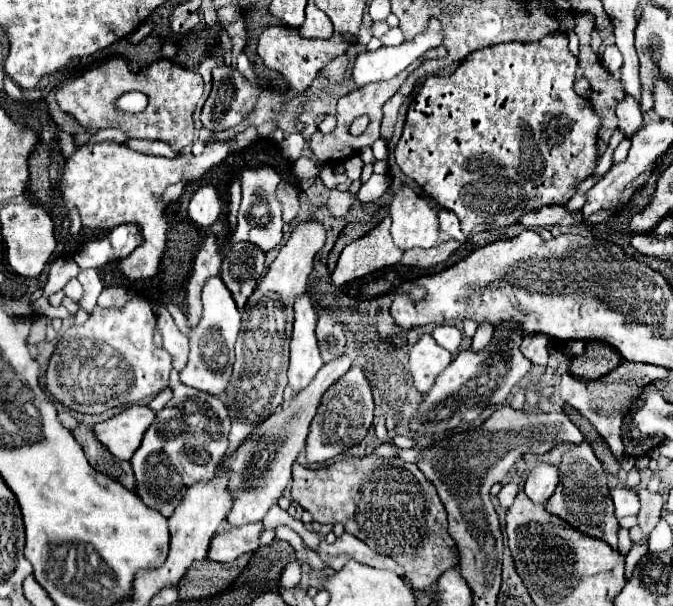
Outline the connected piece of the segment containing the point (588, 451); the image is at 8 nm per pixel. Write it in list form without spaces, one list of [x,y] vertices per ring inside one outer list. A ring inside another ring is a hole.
[[[586,442],[570,446],[570,450],[564,454],[560,464],[560,482],[554,496],[546,502],[546,510],[562,518],[582,534],[600,538],[608,542],[612,548],[618,548],[620,524],[614,516],[614,504],[610,498],[610,490],[606,486],[606,474],[602,464],[598,462],[598,458],[594,456],[592,448]]]

